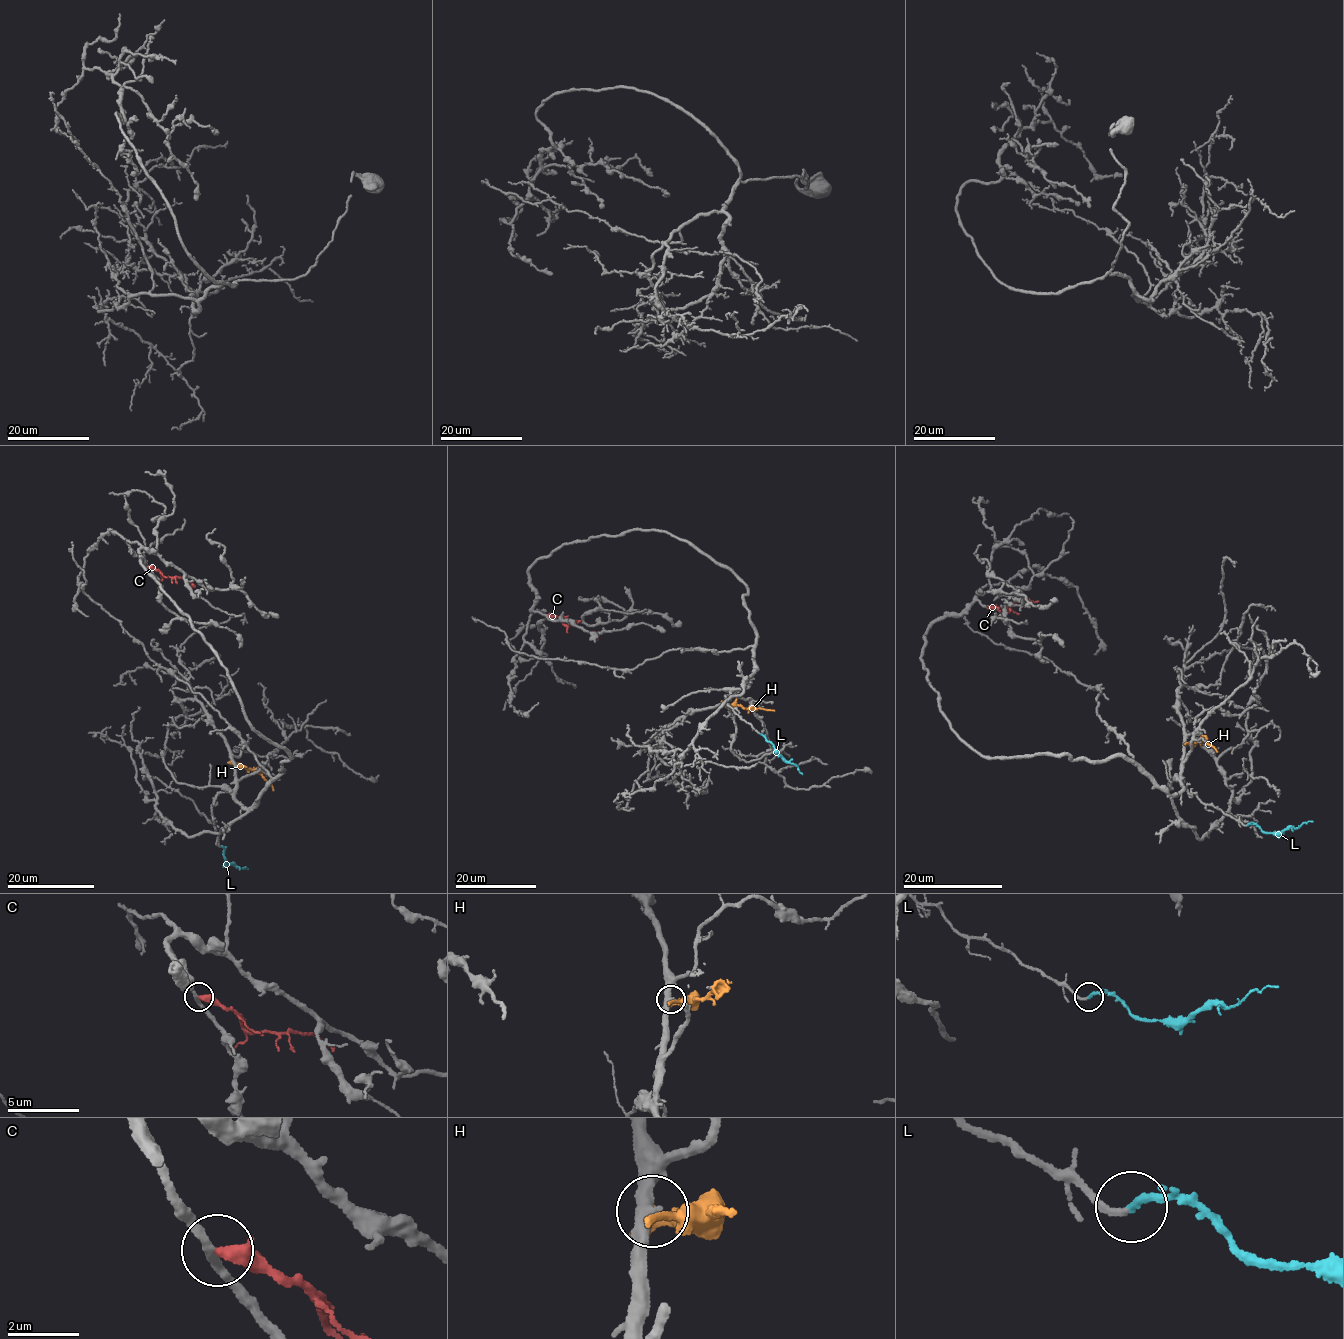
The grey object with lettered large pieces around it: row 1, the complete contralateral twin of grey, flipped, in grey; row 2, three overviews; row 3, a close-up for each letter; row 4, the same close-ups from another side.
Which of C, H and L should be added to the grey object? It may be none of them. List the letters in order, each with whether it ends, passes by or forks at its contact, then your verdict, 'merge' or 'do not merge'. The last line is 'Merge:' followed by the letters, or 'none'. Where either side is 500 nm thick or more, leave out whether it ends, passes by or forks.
C: it ends | do not merge
H: it ends | do not merge
L: it ends | merge
Merge: L

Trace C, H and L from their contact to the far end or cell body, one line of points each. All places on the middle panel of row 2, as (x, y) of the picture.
C: (546, 615), (557, 616), (565, 625), (577, 625), (593, 632), (598, 635), (597, 640)
H: (725, 703), (774, 710)
L: (759, 733), (802, 774)

